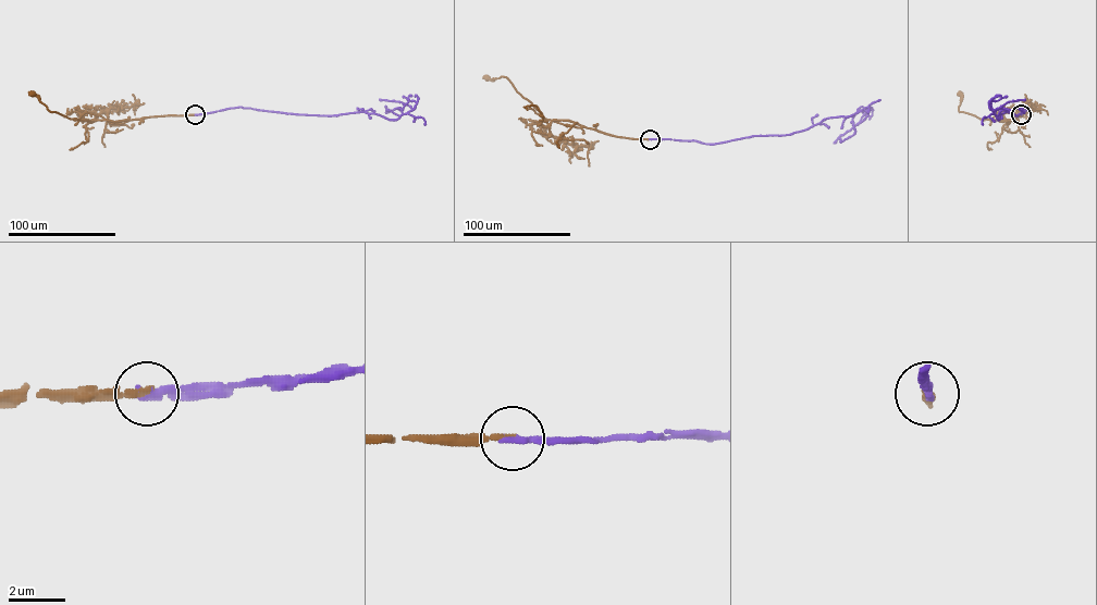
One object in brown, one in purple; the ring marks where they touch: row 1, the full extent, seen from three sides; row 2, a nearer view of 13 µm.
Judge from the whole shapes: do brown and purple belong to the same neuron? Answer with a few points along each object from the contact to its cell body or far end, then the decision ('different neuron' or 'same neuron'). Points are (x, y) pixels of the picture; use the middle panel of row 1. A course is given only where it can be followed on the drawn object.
brown runs (650, 139), (616, 136), (568, 121), (553, 120), (549, 124), (505, 77), (487, 78); purple runs (650, 139), (714, 144), (752, 136), (790, 134), (826, 119), (866, 111), (869, 115), (834, 143); same neuron

